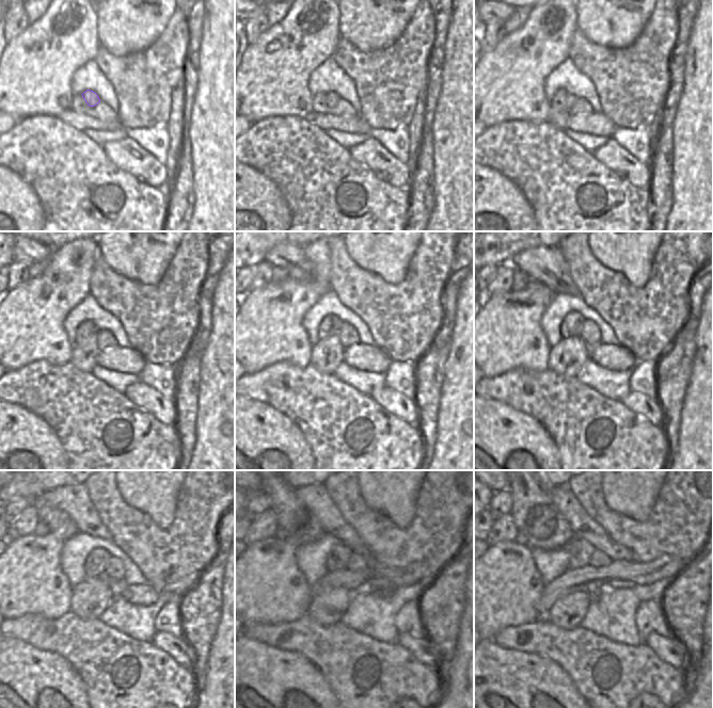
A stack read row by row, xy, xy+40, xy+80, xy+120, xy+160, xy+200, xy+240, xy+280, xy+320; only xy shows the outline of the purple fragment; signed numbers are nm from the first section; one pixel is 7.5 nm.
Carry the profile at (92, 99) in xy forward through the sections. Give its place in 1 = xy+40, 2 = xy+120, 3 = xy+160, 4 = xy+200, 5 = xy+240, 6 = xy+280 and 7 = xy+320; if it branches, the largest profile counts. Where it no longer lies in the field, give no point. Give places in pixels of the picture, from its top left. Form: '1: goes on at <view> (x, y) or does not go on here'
1: goes on at xy+40 (331, 98)
2: goes on at xy+120 (83, 357)
3: goes on at xy+160 (328, 354)
4: goes on at xy+200 (567, 357)
5: goes on at xy+240 (91, 597)
6: goes on at xy+280 (327, 608)
7: goes on at xy+320 (568, 612)

